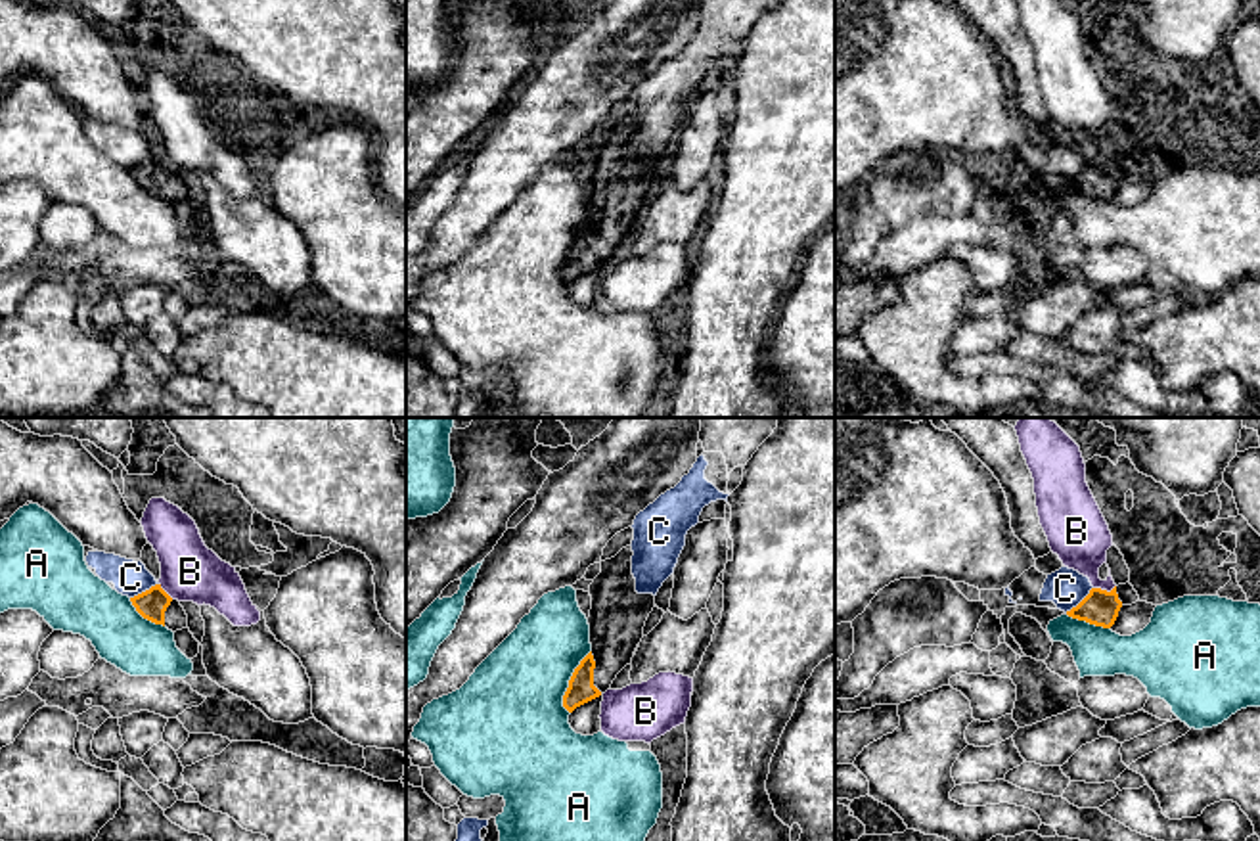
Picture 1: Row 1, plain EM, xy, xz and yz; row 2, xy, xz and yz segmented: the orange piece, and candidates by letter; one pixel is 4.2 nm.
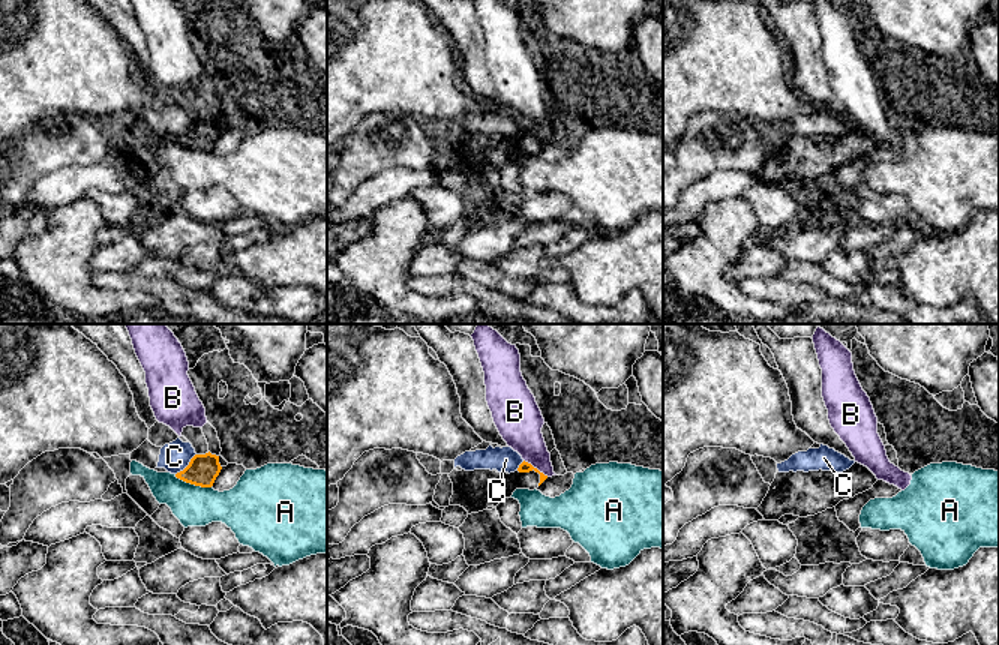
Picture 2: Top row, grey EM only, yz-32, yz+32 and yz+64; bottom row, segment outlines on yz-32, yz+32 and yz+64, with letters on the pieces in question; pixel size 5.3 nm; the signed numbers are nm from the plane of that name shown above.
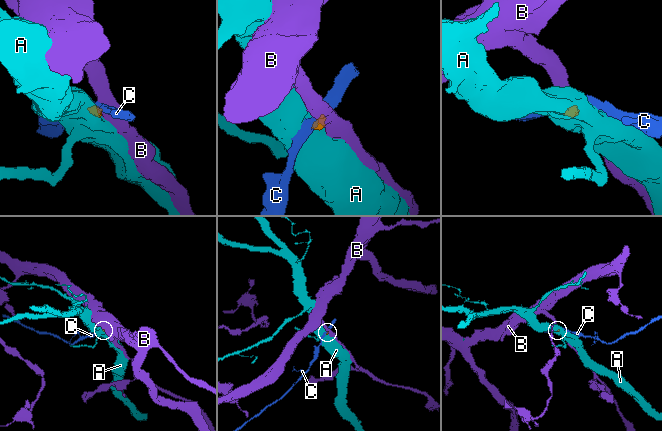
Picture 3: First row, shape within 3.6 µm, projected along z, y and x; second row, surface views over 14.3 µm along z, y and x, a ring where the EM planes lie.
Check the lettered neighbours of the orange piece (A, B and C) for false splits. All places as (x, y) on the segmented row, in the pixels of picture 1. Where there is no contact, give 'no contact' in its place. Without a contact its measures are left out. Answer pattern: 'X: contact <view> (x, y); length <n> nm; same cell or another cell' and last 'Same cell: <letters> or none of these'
A: contact xz (569, 682); length 280 nm; another cell
B: contact yz (1103, 590); length 100 nm; another cell
C: contact yz (1080, 602); length 160 nm; another cell
Same cell: none of these

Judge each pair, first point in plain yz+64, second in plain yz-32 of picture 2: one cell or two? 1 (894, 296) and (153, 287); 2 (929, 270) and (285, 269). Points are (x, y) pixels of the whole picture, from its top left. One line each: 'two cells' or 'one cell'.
1: two cells
2: one cell

